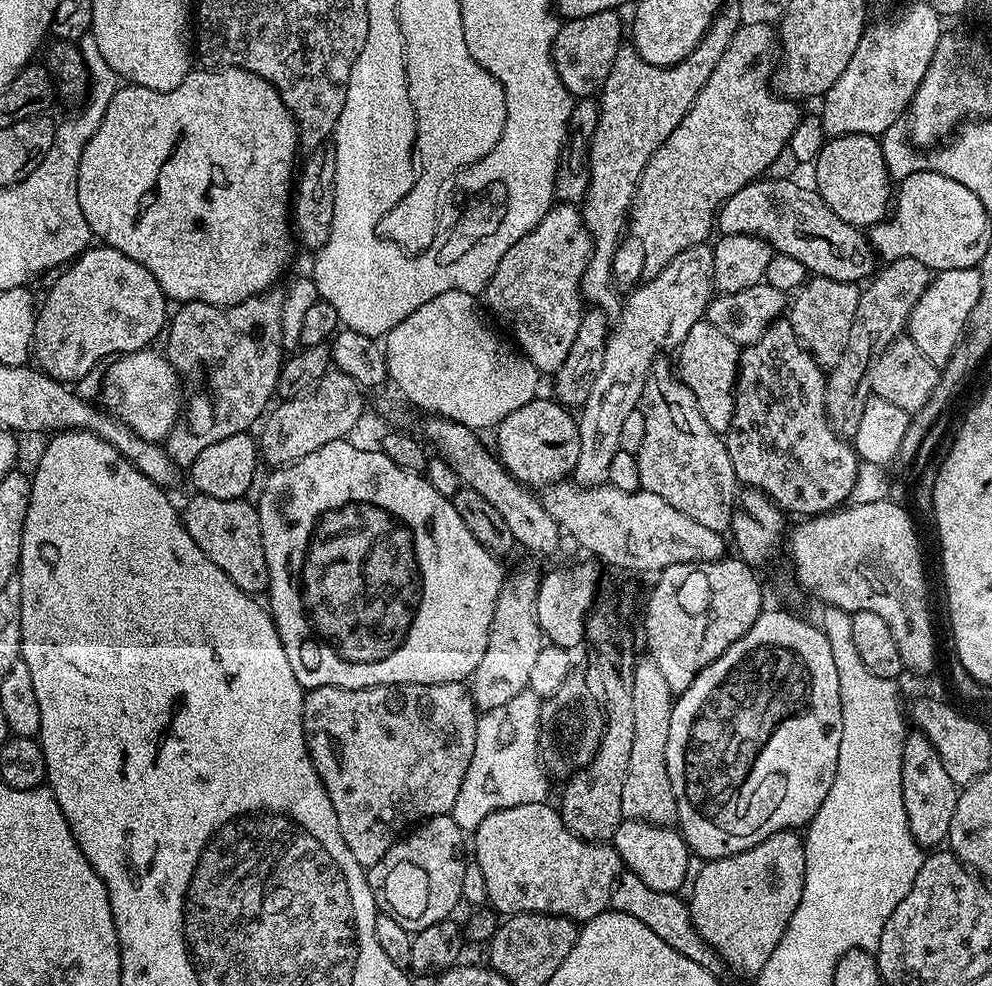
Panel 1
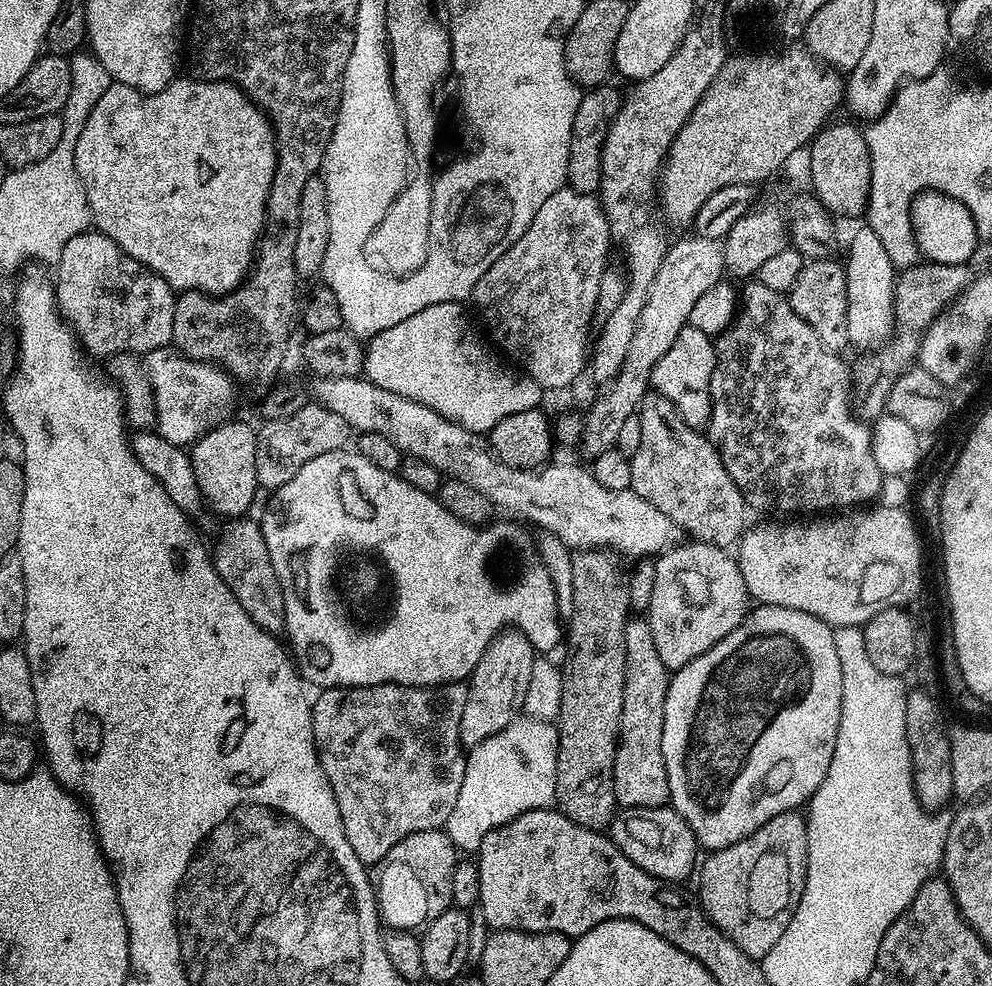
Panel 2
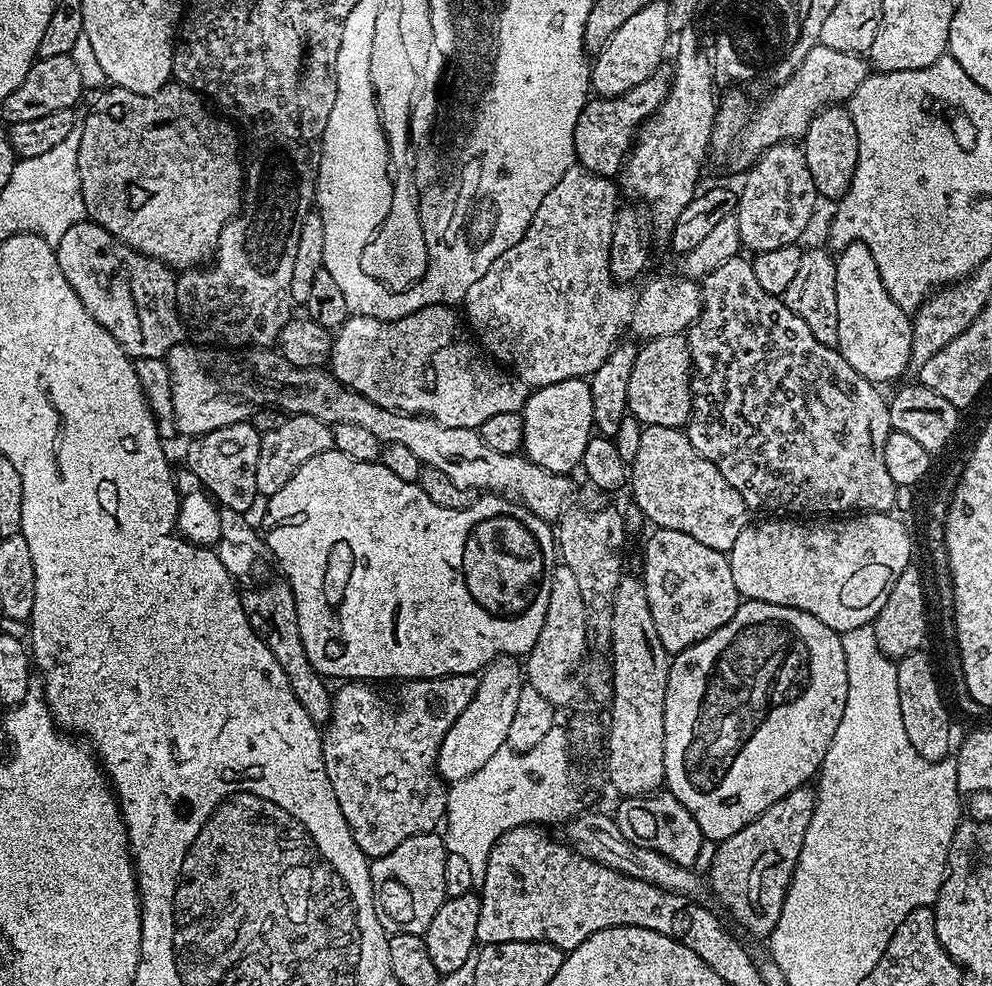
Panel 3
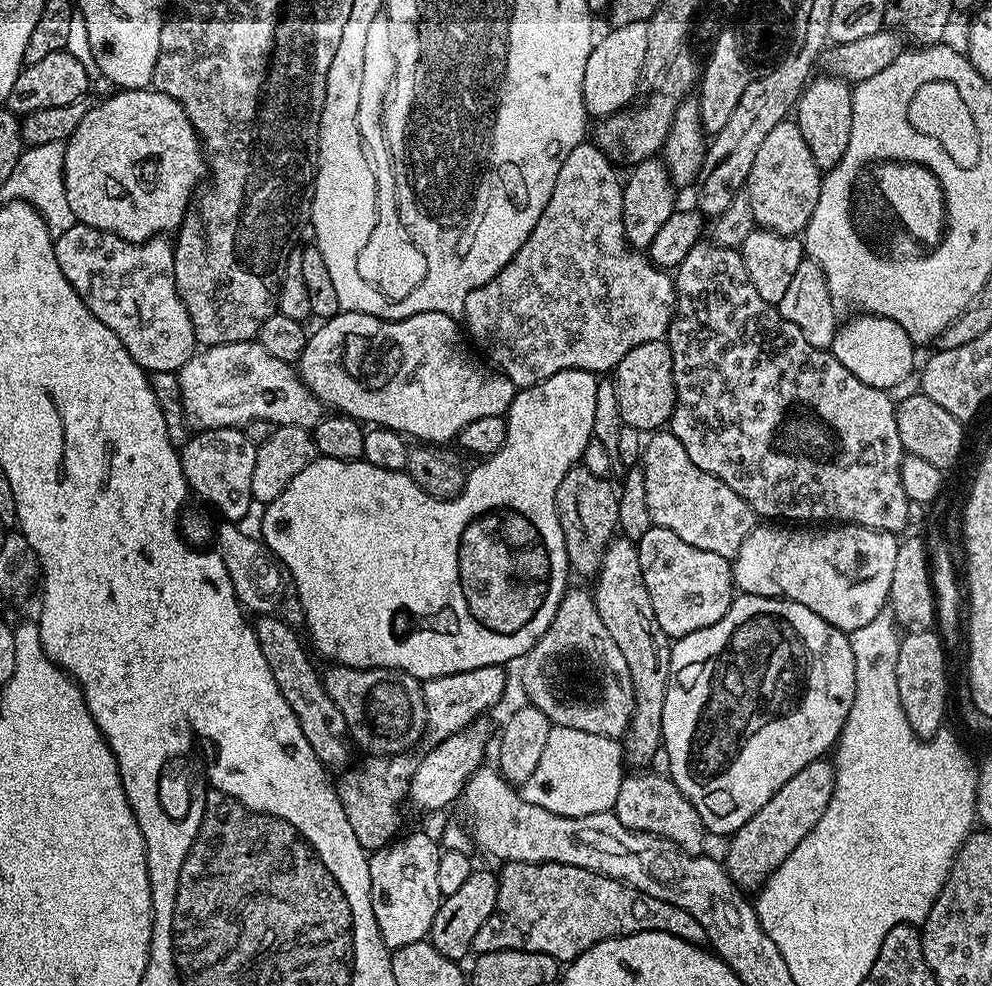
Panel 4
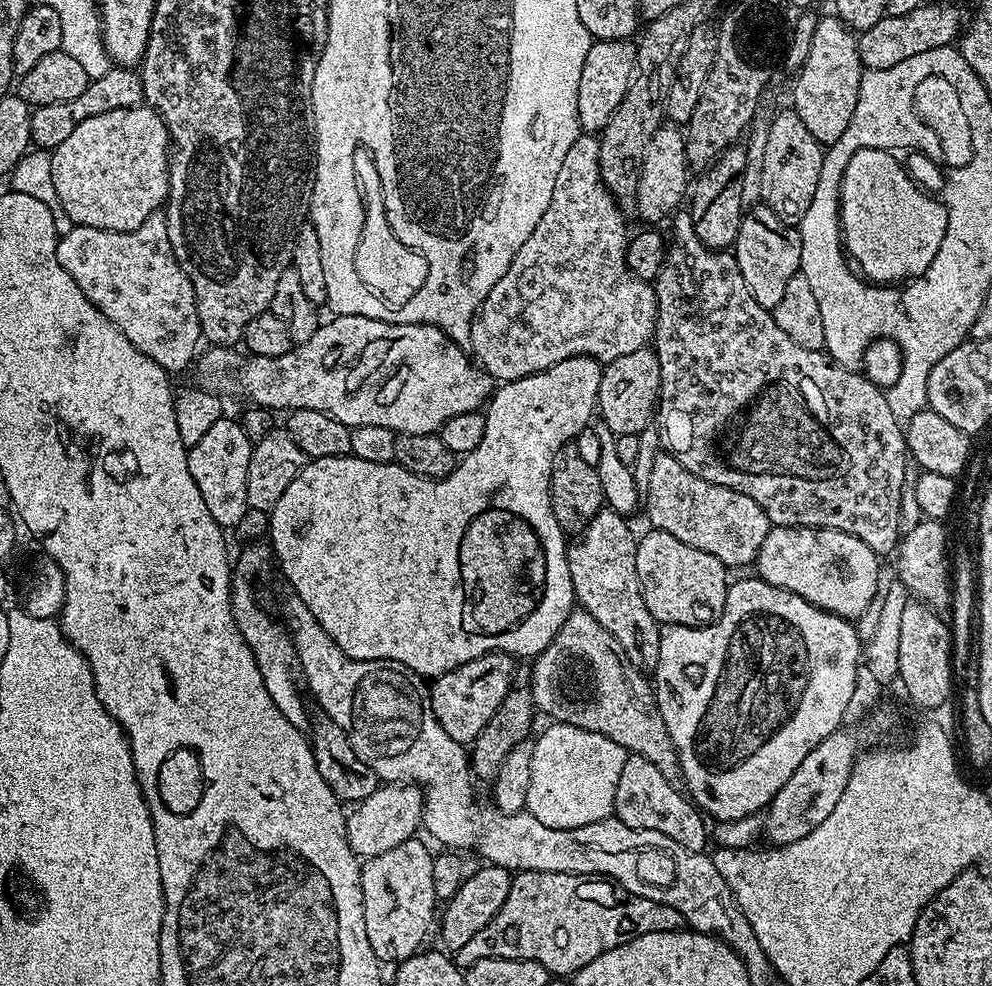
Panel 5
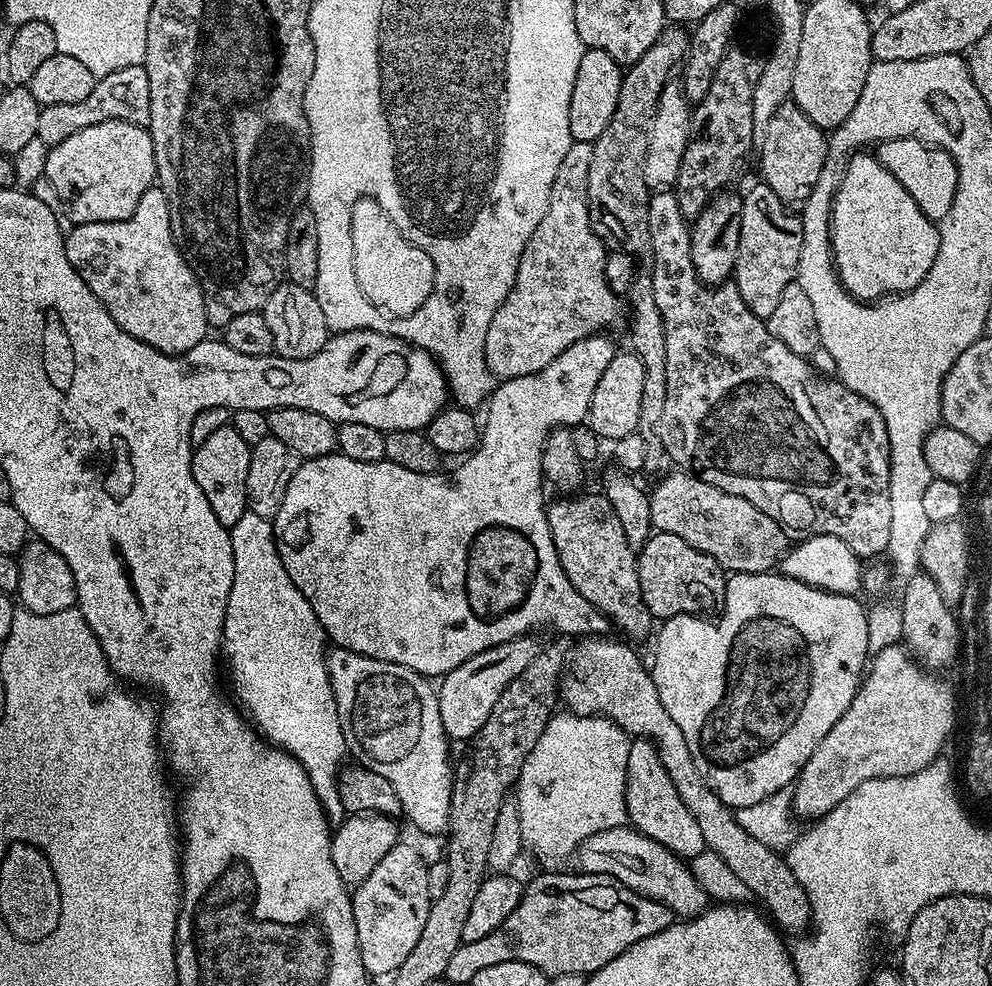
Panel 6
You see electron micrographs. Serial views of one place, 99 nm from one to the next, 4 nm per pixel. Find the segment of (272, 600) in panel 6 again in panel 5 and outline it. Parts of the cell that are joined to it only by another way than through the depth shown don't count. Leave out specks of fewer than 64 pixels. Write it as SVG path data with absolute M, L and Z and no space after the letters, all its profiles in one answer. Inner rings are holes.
M248 548L241 554L240 561L235 561L232 573L232 613L238 630L252 647L252 653L258 662L258 670L262 670L262 682L266 682L266 690L270 690L270 698L274 698L274 706L278 706L278 710L294 727L303 729L309 723L310 712L304 709L304 700L296 689L297 673L294 671L297 667L296 647L292 644L292 637L289 636L283 623L276 618L271 620L263 612L265 609L261 607L258 600L256 605L256 600L252 597L252 568L262 567L264 559L267 556L269 559L270 556L269 549L264 548Z

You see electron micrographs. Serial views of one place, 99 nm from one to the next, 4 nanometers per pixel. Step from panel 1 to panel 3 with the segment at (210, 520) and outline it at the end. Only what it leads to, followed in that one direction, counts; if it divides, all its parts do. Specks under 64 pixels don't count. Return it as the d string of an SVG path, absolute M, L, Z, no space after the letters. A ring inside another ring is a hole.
M287 582L279 583L268 584L265 588L253 587L248 590L253 592L245 591L240 601L250 626L256 631L258 638L266 642L270 654L278 658L278 666L282 666L282 671L290 682L290 690L294 690L294 698L302 702L302 710L310 714L317 726L323 726L332 713L333 693L330 688L328 692L329 685L325 677L317 674L314 666L310 666L310 658L306 658L306 646L302 646L302 630L298 630L298 606L294 602L292 587Z

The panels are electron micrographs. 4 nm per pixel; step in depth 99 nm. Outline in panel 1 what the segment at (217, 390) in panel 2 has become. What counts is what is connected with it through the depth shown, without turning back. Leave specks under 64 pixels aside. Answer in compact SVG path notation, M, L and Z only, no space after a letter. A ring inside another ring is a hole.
M153 350L125 352L113 359L108 367L107 391L112 391L116 403L115 415L140 438L167 441L170 430L182 411L182 381L167 355Z

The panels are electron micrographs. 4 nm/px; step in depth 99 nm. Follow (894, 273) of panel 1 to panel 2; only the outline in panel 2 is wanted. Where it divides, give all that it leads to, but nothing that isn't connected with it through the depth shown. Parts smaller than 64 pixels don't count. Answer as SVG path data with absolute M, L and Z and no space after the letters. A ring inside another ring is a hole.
M917 262L905 268L895 277L893 290L893 322L895 328L887 343L869 351L855 365L851 365L852 394L858 398L858 412L861 417L872 418L885 415L888 395L894 382L904 369L917 363L916 355L924 332L934 323L937 316L968 289L974 279L968 264L942 265L931 262Z

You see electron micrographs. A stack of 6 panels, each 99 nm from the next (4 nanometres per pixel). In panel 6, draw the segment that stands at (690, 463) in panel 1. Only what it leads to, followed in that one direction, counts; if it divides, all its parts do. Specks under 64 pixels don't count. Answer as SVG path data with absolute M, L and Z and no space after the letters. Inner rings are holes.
M670 472L661 475L660 485L650 492L650 518L655 531L674 534L682 538L682 542L690 542L694 550L702 550L702 554L714 558L728 574L770 572L781 563L790 540L770 514L762 514L762 510L746 502L746 498L726 494L726 490L702 482L691 472Z

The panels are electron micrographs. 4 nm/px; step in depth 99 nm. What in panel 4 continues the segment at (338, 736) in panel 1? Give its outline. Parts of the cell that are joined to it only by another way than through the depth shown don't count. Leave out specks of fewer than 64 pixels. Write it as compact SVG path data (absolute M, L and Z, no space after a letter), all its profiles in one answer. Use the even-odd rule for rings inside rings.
M501 665L482 666L478 670L466 670L462 674L446 674L442 678L423 681L426 726L424 736L429 745L440 744L446 738L458 734L481 719L500 700L508 676ZM401 754L399 756L368 756L355 768L349 767L343 773L344 776L336 784L336 793L342 802L342 810L346 810L346 818L350 818L350 826L354 830L354 838L366 850L386 848L388 844L397 839L400 828L400 803L405 803L408 795L408 783L416 772L417 761L411 760L411 755Z

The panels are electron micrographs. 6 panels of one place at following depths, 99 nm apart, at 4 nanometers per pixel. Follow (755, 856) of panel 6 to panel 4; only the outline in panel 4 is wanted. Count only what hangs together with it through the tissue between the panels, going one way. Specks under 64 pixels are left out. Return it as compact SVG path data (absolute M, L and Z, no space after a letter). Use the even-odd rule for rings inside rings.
M569 587L562 602L558 602L554 622L550 622L546 634L542 634L542 638L538 638L535 646L522 657L520 666L520 684L528 695L527 703L542 710L542 714L546 714L555 727L586 730L586 734L613 738L623 737L627 732L634 710L634 686L630 682L630 669L626 667L622 650L618 650L614 638L610 638L606 626L602 626L595 595L589 589L587 592L584 588Z

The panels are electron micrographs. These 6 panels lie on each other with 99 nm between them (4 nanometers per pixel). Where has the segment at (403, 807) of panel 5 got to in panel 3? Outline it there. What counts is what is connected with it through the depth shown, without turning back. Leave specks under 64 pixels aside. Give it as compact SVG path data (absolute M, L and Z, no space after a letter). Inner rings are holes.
M497 656L484 667L478 676L478 690L474 690L474 698L470 698L470 706L458 714L458 722L454 722L454 726L446 730L446 738L442 738L436 759L436 770L441 780L471 781L472 775L482 770L482 766L486 766L486 762L507 745L510 722L518 706L518 694L525 686L526 676L517 657Z

